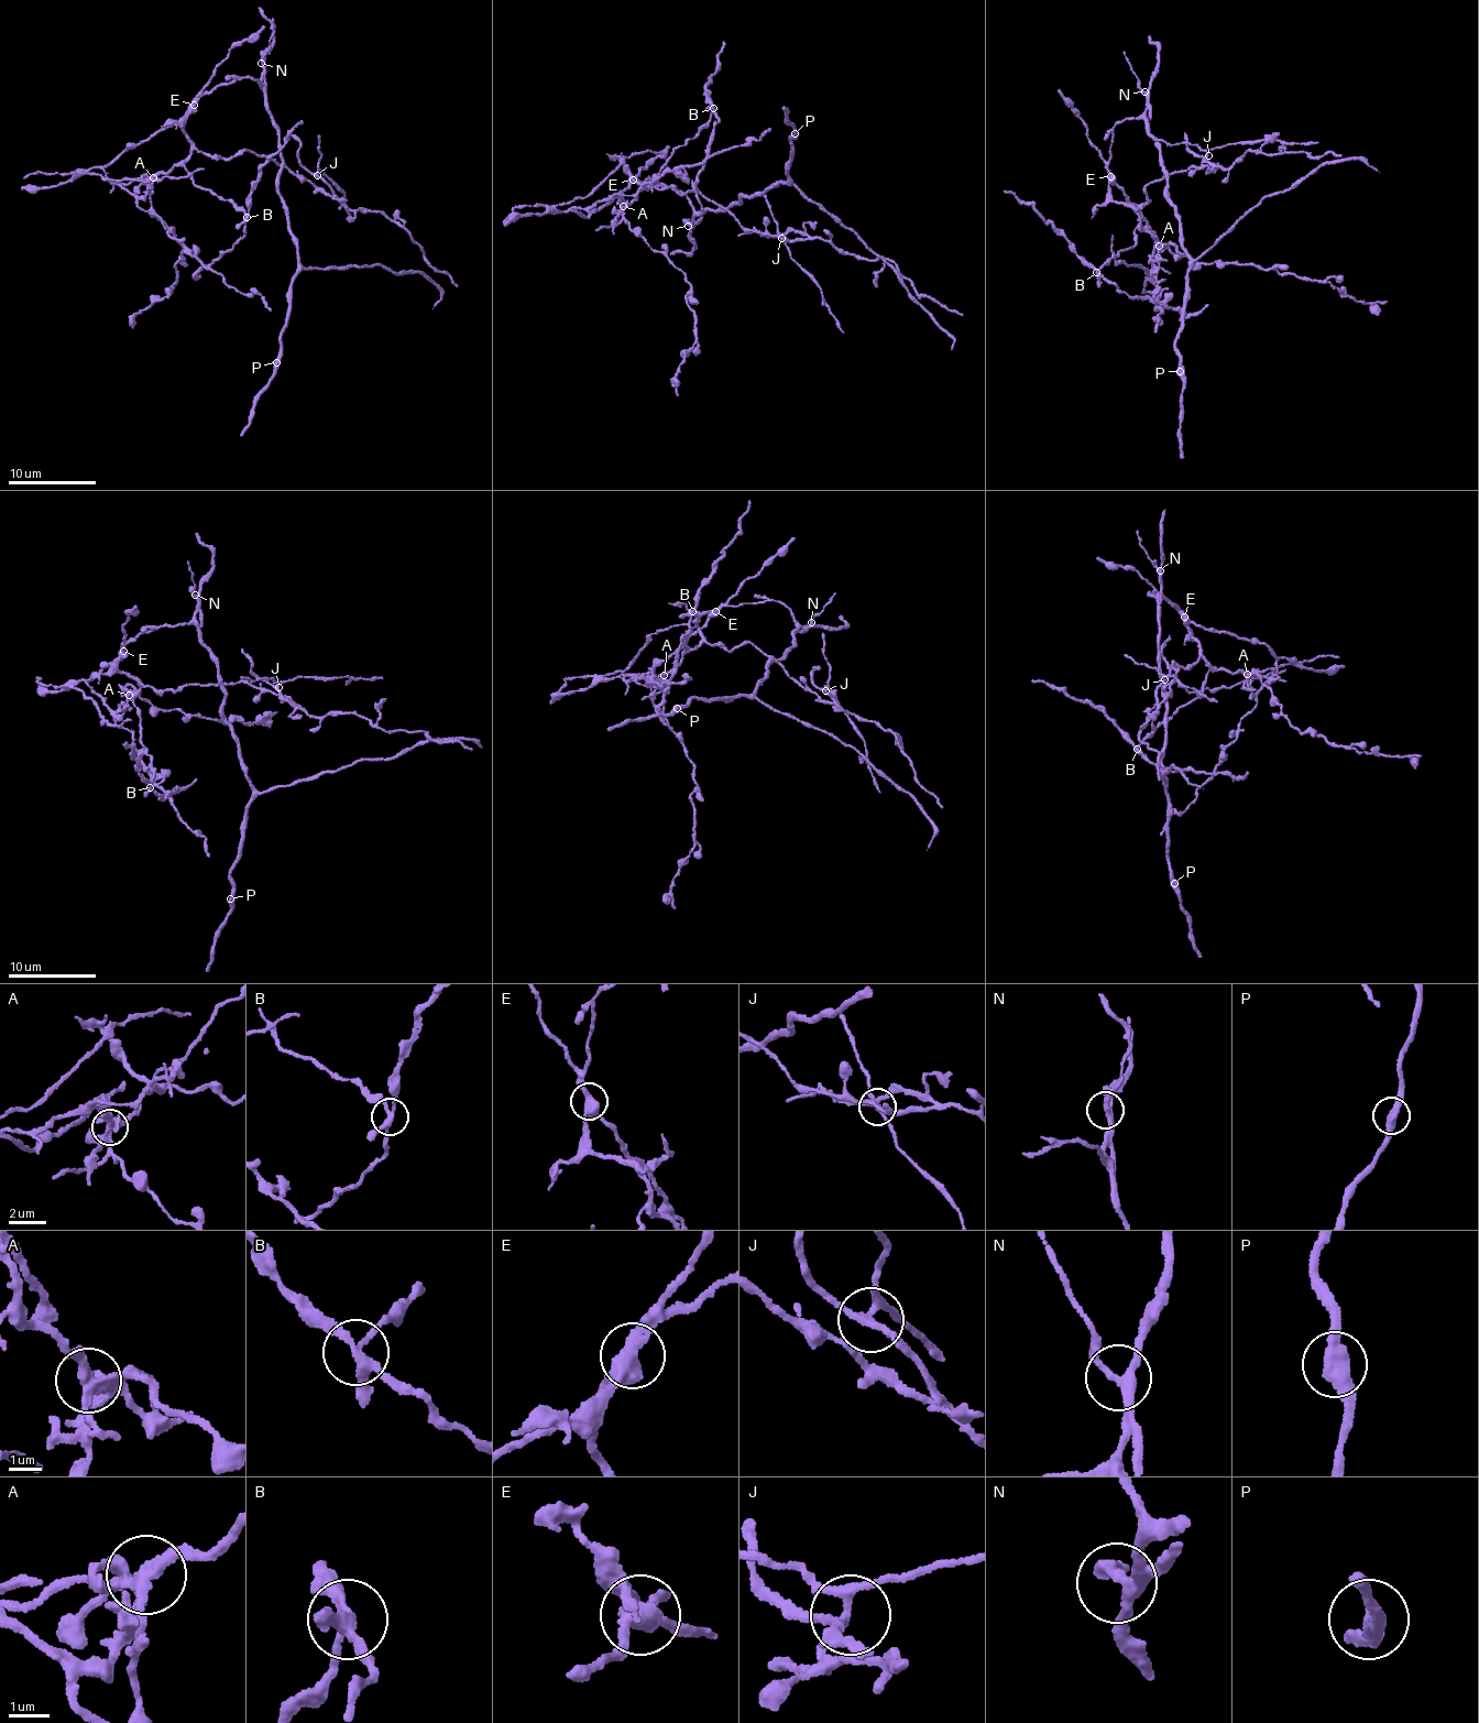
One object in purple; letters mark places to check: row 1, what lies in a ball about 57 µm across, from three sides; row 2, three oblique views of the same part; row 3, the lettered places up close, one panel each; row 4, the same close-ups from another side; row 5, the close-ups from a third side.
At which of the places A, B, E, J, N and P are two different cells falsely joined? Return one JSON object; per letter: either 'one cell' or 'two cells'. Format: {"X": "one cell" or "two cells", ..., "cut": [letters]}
{"A": "two cells", "B": "two cells", "E": "two cells", "J": "one cell", "N": "one cell", "P": "one cell", "cut": ["A", "B", "E"]}

